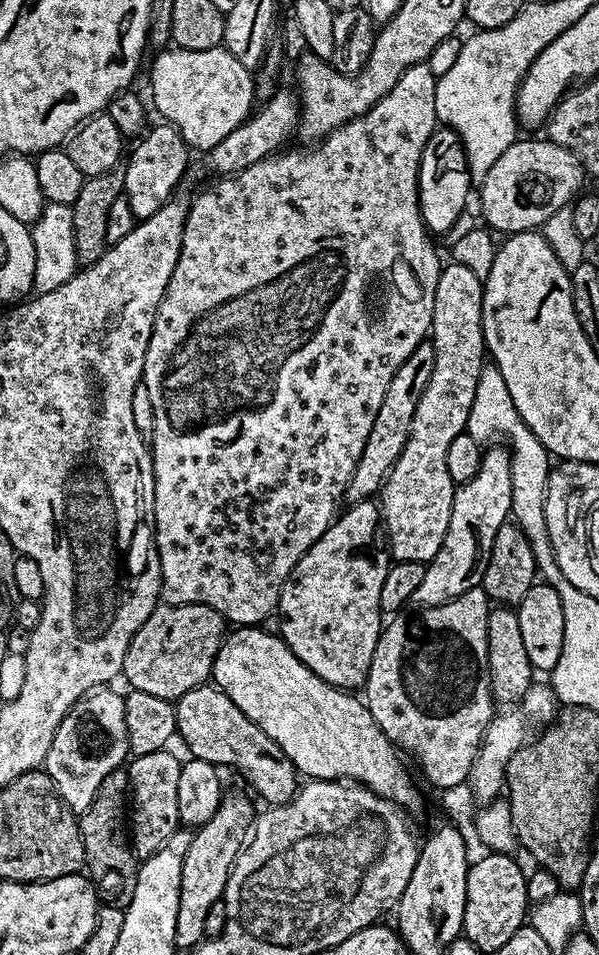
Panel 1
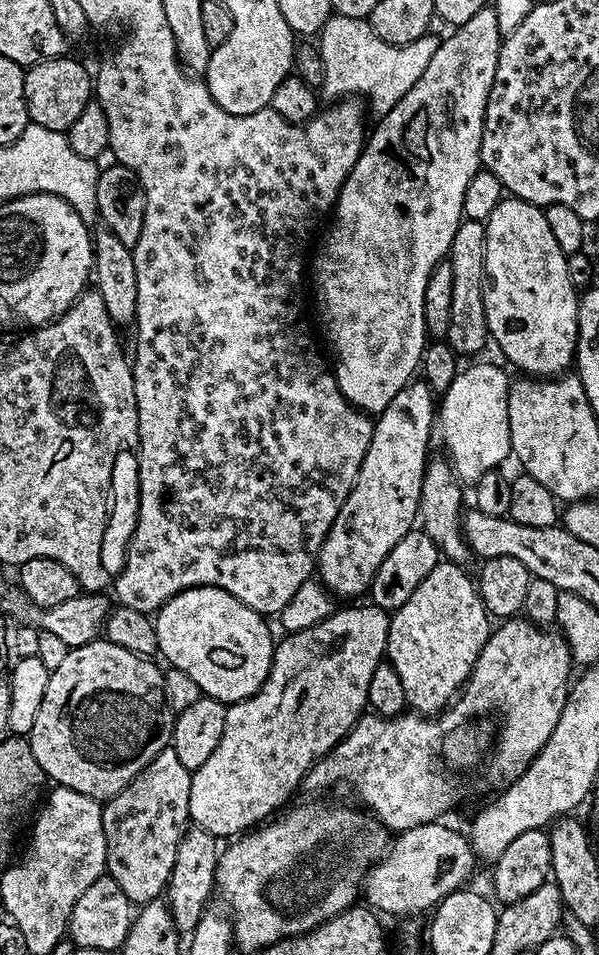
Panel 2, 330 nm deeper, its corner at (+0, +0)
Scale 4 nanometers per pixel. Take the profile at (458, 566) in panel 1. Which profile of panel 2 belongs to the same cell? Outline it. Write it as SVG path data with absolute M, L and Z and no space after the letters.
M371 602L360 604L357 608L337 607L322 622L318 622L306 630L287 633L283 637L285 640L281 644L279 641L273 647L272 665L270 666L270 674L266 678L266 682L250 698L239 700L237 704L227 705L226 726L222 726L222 738L218 738L218 746L214 746L214 754L210 754L210 758L206 758L206 762L202 762L202 766L192 772L190 810L188 811L188 815L193 825L204 828L212 836L217 838L223 838L223 836L236 838L249 830L255 829L257 825L267 821L273 814L279 813L289 803L287 800L295 794L296 787L299 784L303 785L305 783L306 777L311 772L312 767L321 758L332 752L334 746L338 746L338 742L342 742L342 738L348 736L348 731L356 725L356 721L365 715L366 709L369 707L368 691L370 690L370 678L374 676L374 670L385 659L388 651L389 619L389 613L385 609L379 608L377 604Z

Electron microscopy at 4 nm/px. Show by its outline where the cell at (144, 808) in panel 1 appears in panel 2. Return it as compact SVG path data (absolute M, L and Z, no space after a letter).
M171 747L163 748L137 774L118 795L111 797L103 805L102 826L106 830L106 850L108 851L107 875L112 876L114 882L121 887L126 898L136 906L149 904L152 900L159 900L165 895L168 880L175 864L179 840L185 829L189 827L190 817L190 786L192 772L178 759L178 754Z

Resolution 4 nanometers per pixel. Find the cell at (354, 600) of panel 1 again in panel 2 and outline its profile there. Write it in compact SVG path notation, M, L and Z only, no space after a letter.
M423 378L409 380L406 386L402 386L402 390L398 390L398 394L394 394L394 398L390 398L390 406L386 406L386 410L375 417L370 446L366 450L366 458L362 458L356 484L341 506L340 513L334 518L324 545L320 547L318 580L333 597L360 596L363 592L365 595L371 589L378 566L382 566L382 558L386 558L386 554L390 554L390 550L402 542L407 532L413 531L420 510L424 468L430 459L428 443L434 440L437 420L438 404L432 388Z

